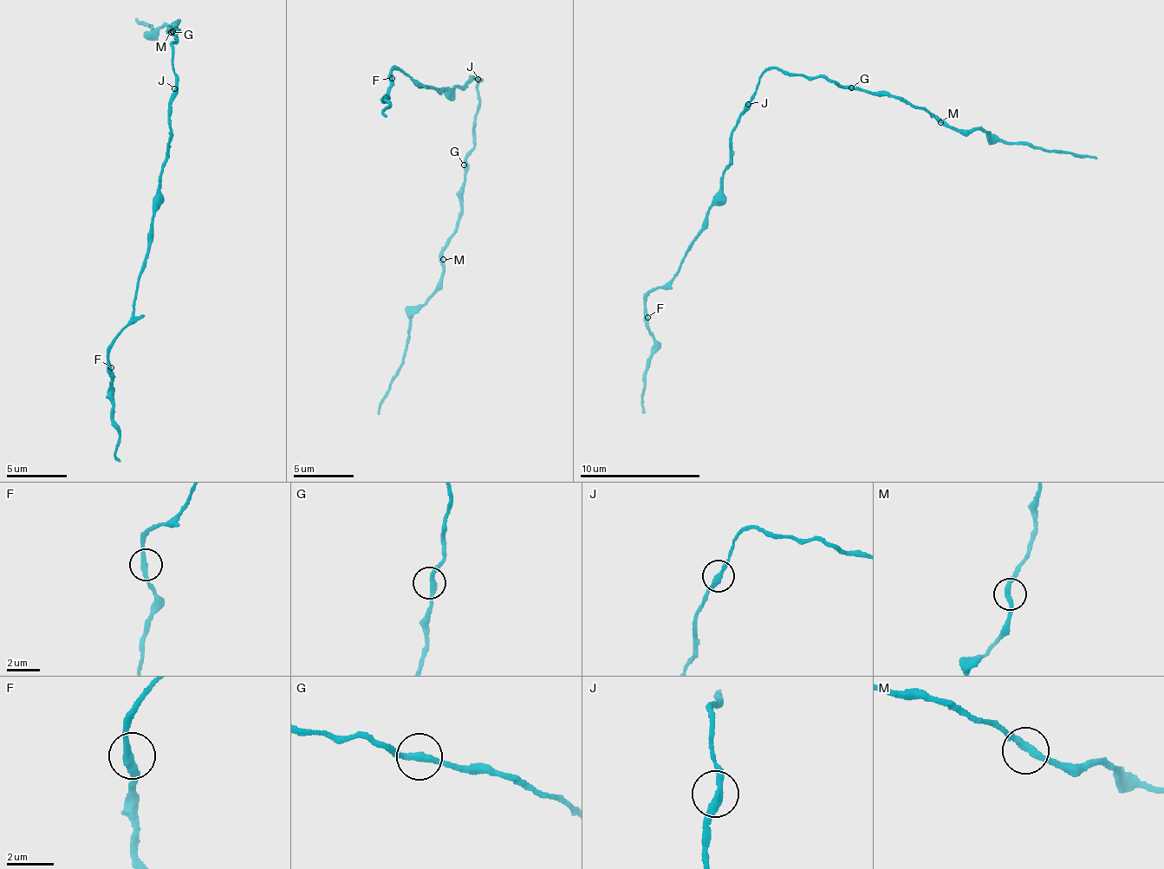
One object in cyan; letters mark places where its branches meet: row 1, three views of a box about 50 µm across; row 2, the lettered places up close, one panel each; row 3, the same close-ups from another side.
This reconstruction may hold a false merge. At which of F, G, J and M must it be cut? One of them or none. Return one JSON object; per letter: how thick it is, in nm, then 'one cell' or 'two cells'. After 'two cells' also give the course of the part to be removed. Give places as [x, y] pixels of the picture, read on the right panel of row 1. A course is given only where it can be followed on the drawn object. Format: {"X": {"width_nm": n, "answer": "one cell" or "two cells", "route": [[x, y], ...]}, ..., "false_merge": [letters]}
{"F": {"width_nm": 280, "answer": "one cell"}, "G": {"width_nm": 300, "answer": "one cell"}, "J": {"width_nm": 320, "answer": "two cells"}, "M": {"width_nm": 280, "answer": "one cell"}, "false_merge": ["J"]}

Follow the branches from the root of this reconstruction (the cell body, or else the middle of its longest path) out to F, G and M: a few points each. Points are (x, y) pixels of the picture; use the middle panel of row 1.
F: (479, 80), (471, 76), (465, 87), (457, 87), (453, 96), (445, 88), (442, 96), (391, 69), (392, 78)
G: (479, 80), (473, 147), (464, 165)
M: (479, 80), (462, 215), (443, 259)

